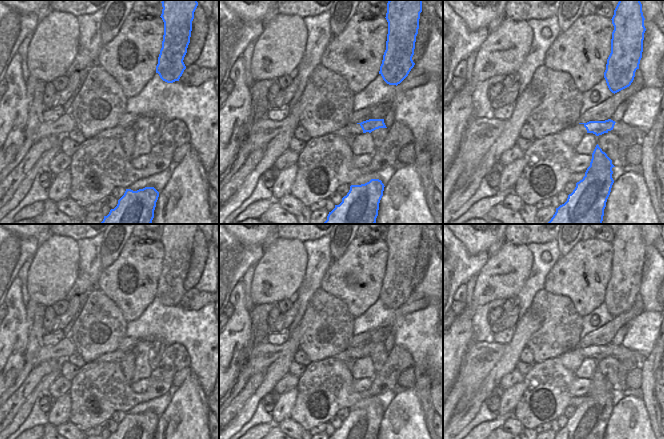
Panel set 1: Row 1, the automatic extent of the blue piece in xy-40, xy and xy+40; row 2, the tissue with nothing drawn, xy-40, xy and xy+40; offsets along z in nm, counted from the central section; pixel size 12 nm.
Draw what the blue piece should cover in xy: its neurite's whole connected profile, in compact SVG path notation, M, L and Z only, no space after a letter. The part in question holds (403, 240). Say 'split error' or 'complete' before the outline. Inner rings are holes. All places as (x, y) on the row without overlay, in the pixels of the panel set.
complete; M389 224L386 274L379 298L389 309L400 308L415 287L412 284L423 224Z

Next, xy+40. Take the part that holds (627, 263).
complete; M619 224L611 244L614 254L604 302L615 318L631 309L642 282L646 252L640 224Z

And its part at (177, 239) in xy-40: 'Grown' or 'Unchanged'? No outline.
Unchanged

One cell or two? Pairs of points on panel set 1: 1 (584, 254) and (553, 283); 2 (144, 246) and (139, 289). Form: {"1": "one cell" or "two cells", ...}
{"1": "one cell", "2": "one cell"}

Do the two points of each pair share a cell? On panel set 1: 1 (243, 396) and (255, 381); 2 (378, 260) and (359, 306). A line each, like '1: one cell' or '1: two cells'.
1: one cell
2: one cell

